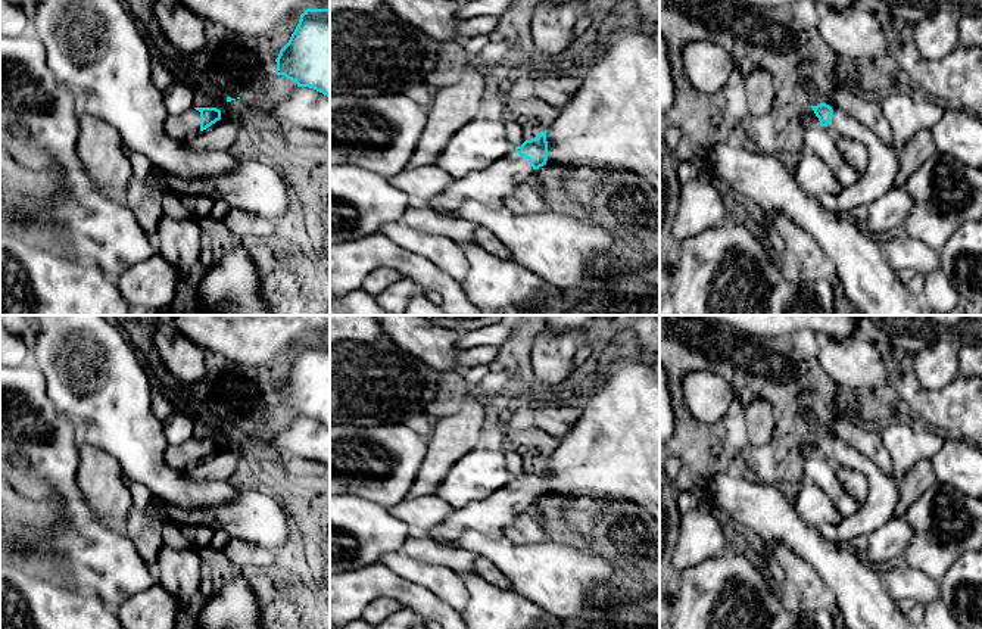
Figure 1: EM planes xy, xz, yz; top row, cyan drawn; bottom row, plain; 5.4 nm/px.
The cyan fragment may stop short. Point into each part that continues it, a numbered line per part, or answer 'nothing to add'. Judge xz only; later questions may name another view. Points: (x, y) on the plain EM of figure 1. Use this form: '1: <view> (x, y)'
1: xz (490, 516)

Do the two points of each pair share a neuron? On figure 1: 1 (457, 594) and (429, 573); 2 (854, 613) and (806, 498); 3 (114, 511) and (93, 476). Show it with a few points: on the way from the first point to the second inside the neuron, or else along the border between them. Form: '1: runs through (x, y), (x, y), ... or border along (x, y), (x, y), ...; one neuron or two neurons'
1: runs through (449, 588), (436, 578); one neuron
2: border along (791, 501), (795, 511), (814, 528); two neurons
3: runs through (111, 503), (102, 485); one neuron

